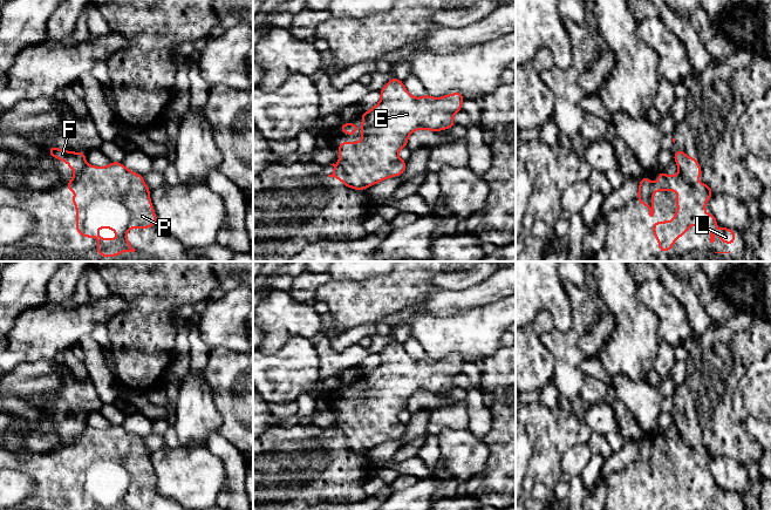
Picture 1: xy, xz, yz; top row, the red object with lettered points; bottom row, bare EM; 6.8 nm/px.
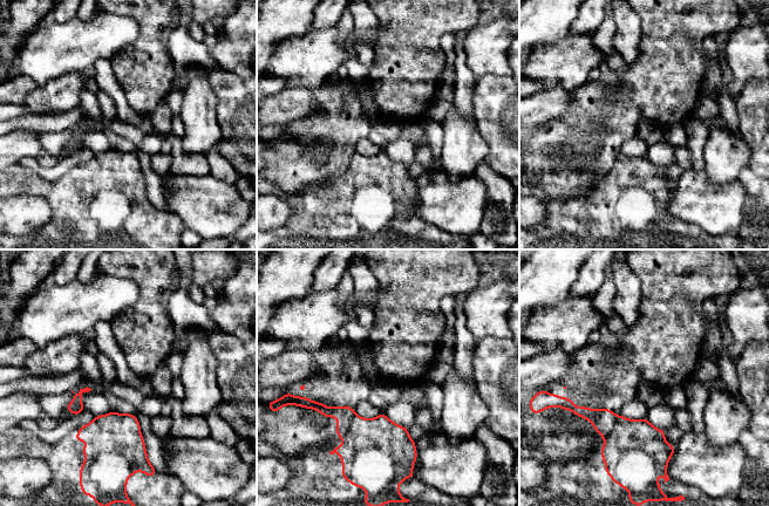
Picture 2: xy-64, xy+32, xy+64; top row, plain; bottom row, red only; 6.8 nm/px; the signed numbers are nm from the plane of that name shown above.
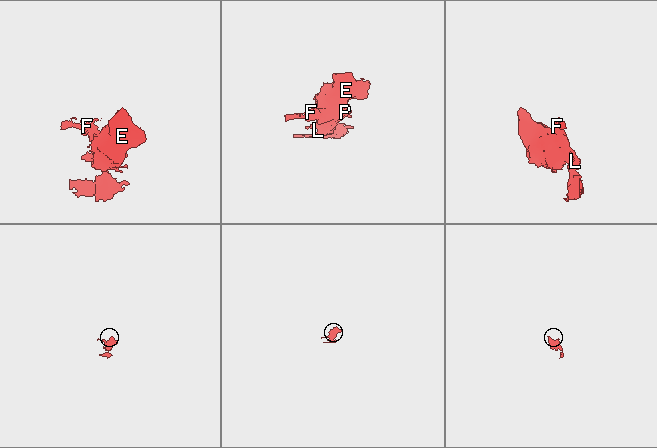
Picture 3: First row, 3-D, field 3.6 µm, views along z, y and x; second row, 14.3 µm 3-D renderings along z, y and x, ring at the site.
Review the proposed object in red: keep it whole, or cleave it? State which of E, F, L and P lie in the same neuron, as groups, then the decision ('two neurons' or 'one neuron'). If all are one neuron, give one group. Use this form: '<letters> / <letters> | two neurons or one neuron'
E L P / F | two neurons

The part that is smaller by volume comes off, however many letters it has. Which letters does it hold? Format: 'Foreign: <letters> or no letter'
Foreign: F

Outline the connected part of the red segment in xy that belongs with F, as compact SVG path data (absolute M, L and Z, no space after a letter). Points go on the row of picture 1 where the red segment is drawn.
M49 147L50 157L56 157L59 161L64 161L75 175L69 182L75 182L80 178L81 172L87 165L86 152L74 152L59 149L56 147Z

